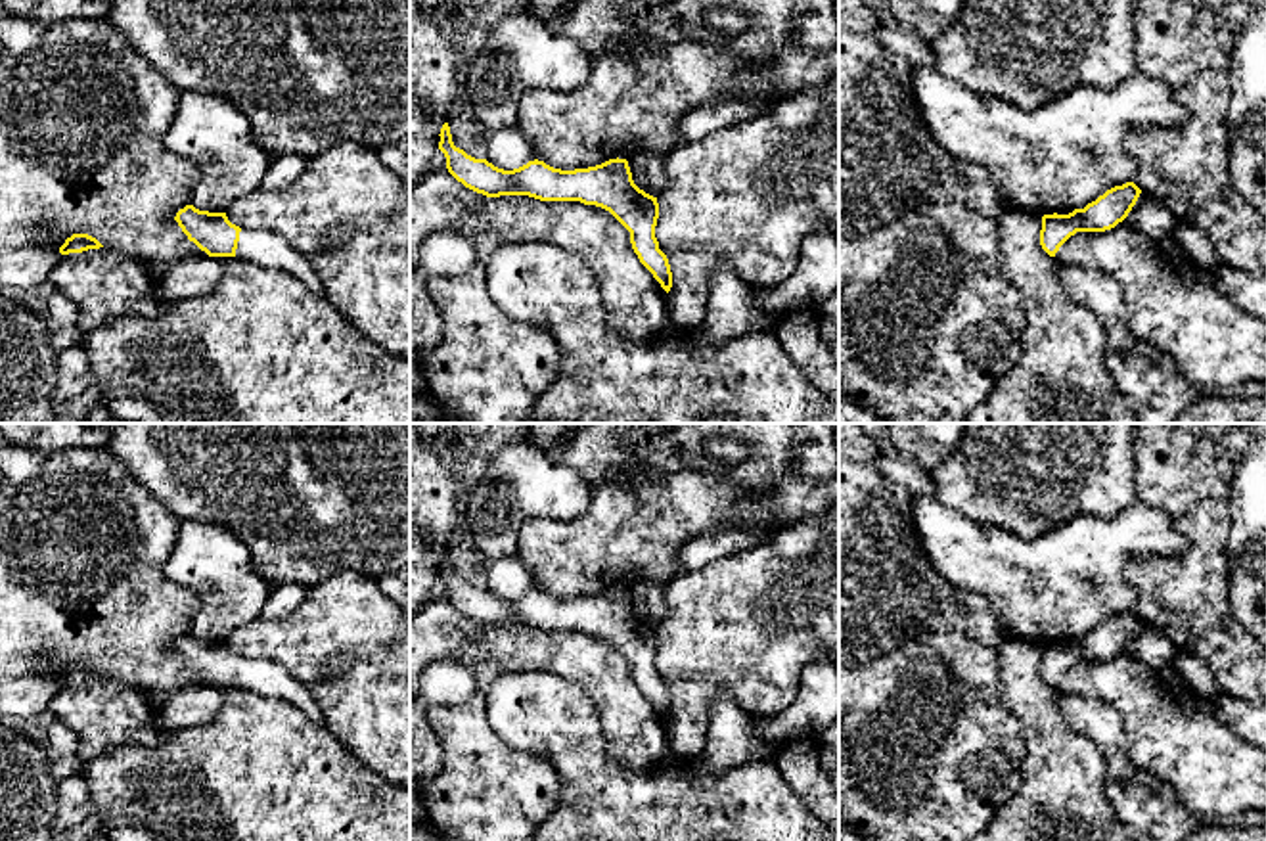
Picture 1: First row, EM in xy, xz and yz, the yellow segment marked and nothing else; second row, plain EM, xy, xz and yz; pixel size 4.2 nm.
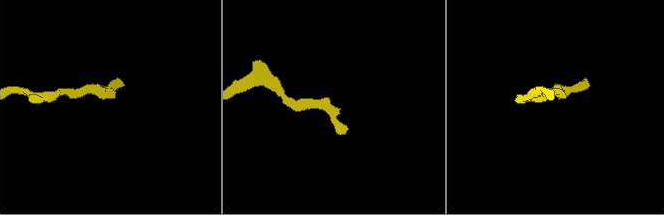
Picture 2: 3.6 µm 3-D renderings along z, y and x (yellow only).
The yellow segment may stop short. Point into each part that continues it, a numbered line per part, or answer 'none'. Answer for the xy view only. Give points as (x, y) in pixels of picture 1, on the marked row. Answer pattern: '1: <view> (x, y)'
1: xy (267, 250)

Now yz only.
none

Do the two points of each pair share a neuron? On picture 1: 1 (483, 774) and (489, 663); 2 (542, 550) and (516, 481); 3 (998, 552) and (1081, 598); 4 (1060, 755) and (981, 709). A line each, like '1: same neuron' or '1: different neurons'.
1: same neuron
2: different neurons
3: same neuron
4: different neurons

